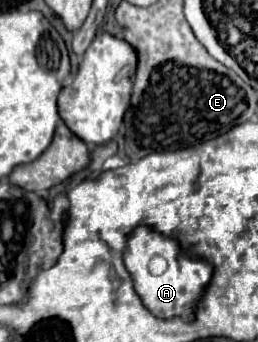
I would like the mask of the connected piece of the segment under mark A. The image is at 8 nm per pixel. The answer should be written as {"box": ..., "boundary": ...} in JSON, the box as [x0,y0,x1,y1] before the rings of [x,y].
{"box":[123,227,211,319],"boundary":[[[137,227],[131,233],[123,259],[127,271],[135,281],[137,295],[153,315],[163,319],[177,315],[193,319],[195,303],[211,279],[211,265],[207,261],[189,259],[185,253],[181,253],[177,241],[153,231],[151,227]]]}

